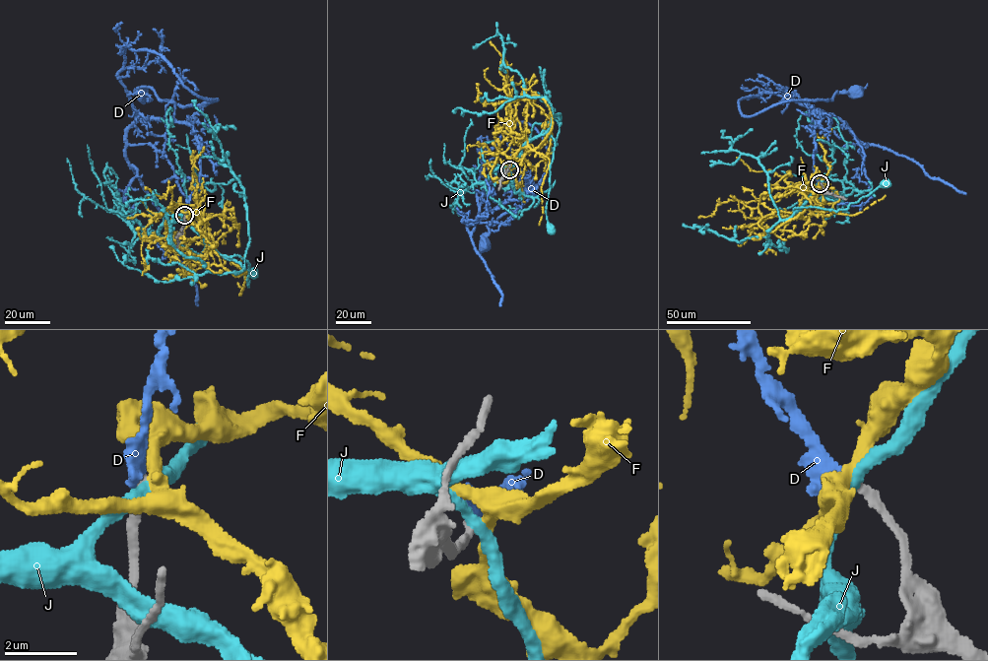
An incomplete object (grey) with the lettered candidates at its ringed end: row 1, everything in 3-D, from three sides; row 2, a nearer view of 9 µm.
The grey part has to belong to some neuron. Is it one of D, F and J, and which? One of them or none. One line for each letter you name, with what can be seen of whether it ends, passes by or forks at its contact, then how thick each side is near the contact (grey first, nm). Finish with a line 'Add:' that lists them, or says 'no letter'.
D: it passes by; calibres 260 and 380 nm
Add: D

